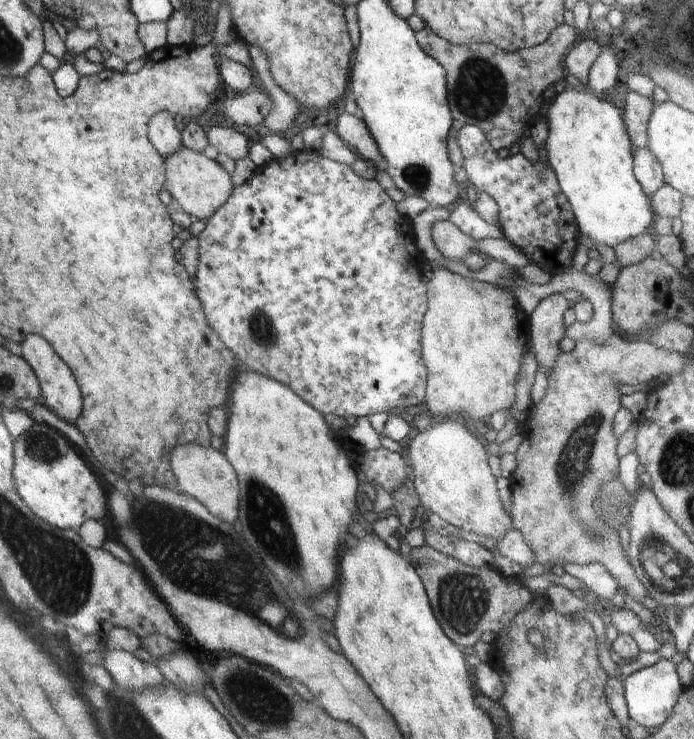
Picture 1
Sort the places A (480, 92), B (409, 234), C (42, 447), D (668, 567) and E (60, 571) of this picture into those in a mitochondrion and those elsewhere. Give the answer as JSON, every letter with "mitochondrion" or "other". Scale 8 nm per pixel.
{"A":"mitochondrion","B":"other","C":"mitochondrion","D":"mitochondrion","E":"mitochondrion"}

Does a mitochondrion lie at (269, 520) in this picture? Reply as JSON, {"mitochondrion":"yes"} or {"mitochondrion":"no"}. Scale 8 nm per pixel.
{"mitochondrion":"yes"}

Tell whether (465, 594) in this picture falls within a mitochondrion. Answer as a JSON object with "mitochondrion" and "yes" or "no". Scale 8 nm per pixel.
{"mitochondrion":"yes"}

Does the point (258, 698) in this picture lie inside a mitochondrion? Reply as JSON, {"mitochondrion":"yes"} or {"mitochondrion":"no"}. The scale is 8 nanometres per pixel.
{"mitochondrion":"yes"}

